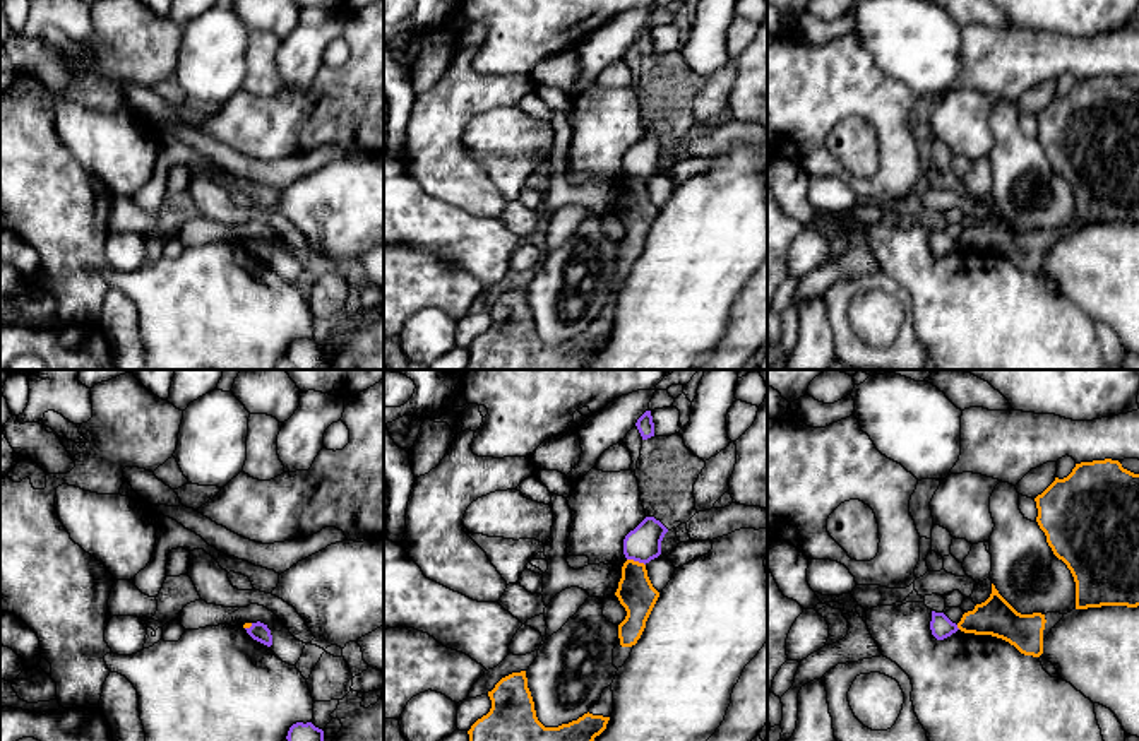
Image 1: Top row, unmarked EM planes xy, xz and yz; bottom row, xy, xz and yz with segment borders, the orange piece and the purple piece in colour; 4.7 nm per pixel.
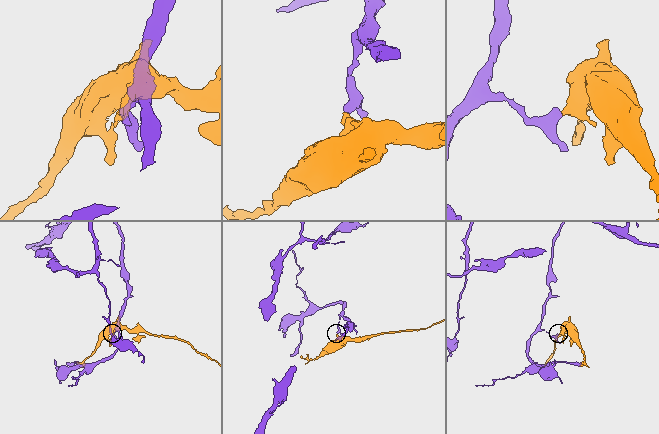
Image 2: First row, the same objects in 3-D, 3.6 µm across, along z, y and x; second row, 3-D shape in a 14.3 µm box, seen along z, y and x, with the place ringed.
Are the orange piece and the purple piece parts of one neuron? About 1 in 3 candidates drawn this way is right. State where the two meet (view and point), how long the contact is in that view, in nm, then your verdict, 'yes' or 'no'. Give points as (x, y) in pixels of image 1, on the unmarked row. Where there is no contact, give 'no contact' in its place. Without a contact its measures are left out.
xz (636, 178) | 90 nm | no

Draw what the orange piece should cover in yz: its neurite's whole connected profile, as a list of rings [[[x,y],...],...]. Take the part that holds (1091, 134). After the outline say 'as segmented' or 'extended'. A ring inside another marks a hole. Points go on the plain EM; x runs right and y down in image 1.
[[[1105,75],[1076,80],[1072,89],[1055,98],[1035,115],[1036,139],[1053,171],[1070,187],[1076,199],[1076,226],[1101,222],[1139,222],[1139,91]]] | as segmented

